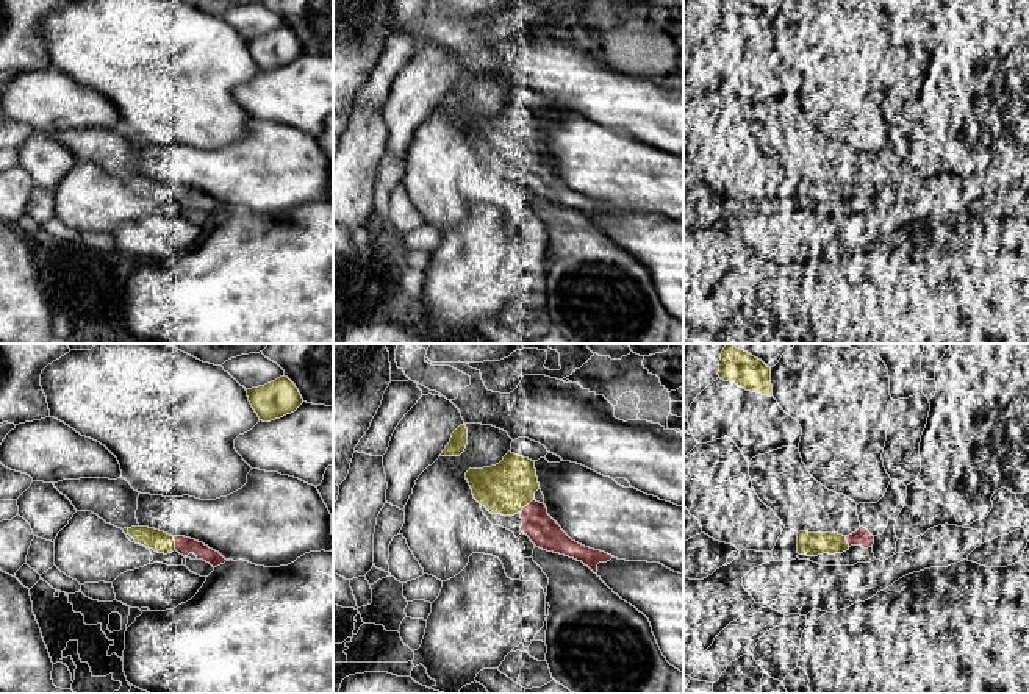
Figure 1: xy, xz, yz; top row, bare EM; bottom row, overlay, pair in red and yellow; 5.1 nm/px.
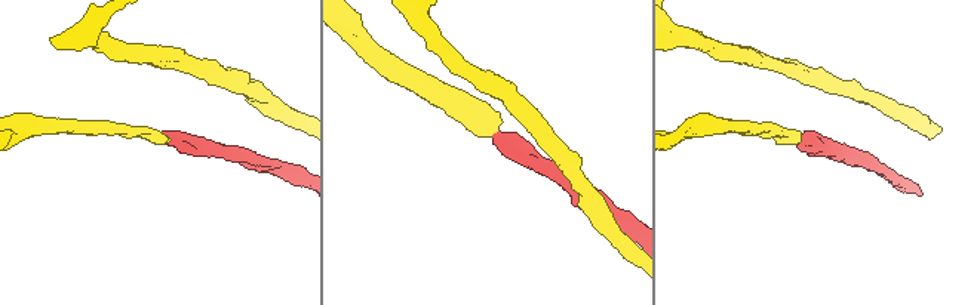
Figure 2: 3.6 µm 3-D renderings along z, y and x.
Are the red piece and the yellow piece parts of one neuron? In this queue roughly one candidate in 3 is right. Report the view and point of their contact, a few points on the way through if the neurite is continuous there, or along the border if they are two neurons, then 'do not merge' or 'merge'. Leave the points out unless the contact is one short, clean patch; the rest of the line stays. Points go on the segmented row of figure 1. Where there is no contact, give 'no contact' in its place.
meets red in xz at (527, 505); merge

